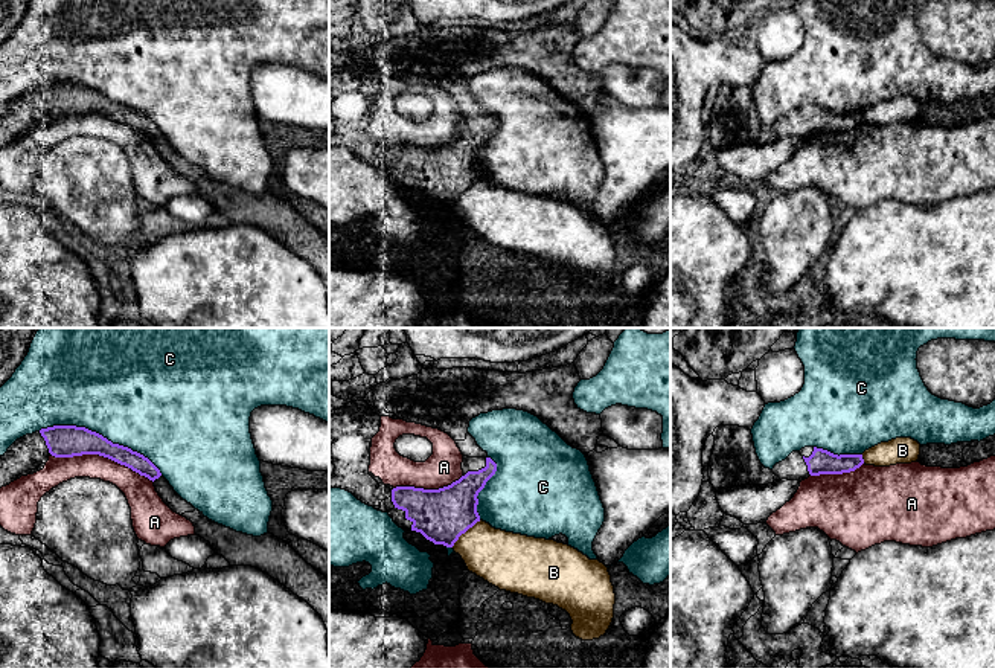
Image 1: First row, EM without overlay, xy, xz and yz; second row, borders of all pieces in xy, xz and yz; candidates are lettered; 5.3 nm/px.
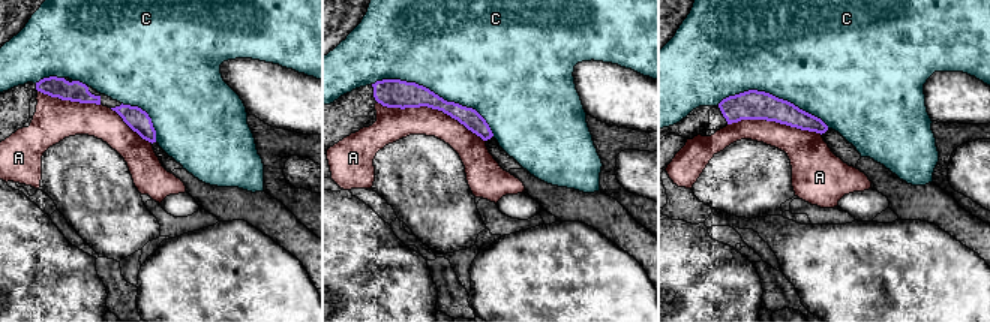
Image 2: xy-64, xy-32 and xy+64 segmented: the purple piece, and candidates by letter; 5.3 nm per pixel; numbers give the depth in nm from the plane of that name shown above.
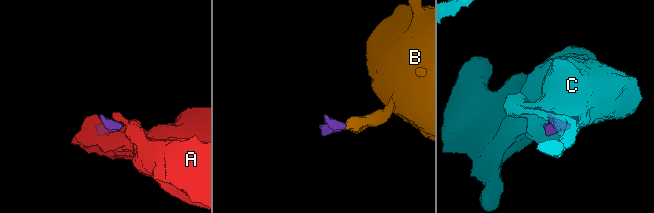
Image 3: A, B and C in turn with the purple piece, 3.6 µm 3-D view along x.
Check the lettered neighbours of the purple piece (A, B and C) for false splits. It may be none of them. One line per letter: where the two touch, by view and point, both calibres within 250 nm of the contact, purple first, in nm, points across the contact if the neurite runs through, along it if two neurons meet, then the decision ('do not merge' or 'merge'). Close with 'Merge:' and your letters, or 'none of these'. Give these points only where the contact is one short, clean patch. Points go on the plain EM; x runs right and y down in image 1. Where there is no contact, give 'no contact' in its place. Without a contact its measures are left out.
A: xy (102, 113) | 180/140 nm | do not merge
B: xz (465, 189) | 280/280 nm | along xz (480, 179), (470, 185), (451, 205) | do not merge
C: xy (101, 93) | 180/500 nm | do not merge
Merge: none of these

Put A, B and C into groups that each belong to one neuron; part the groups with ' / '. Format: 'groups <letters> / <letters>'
groups A / B / C

